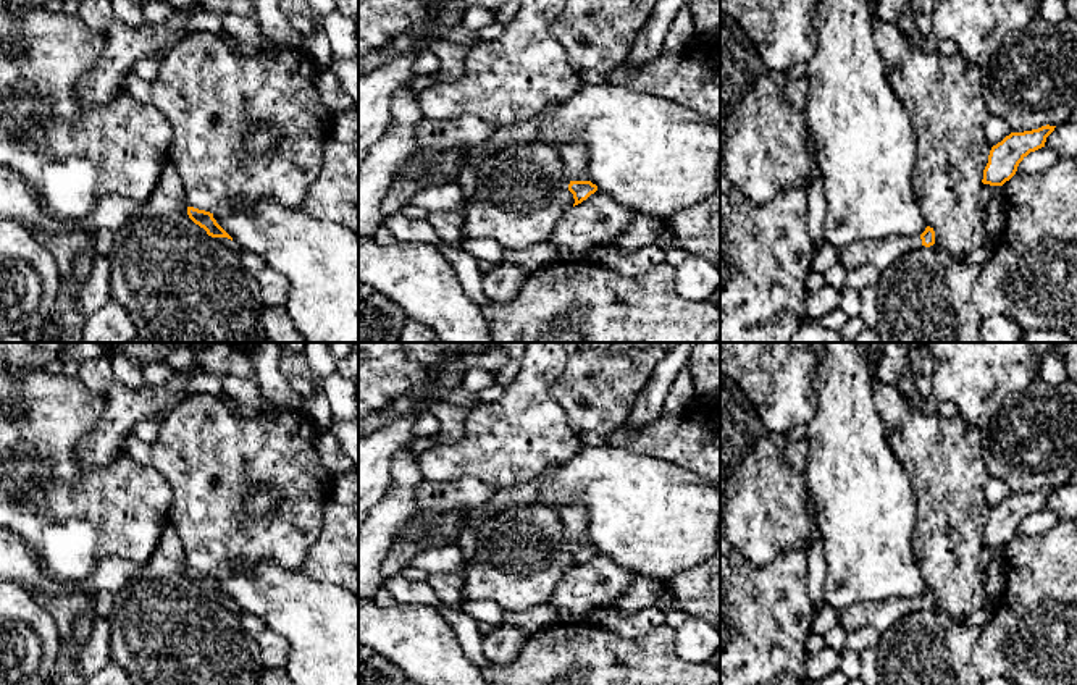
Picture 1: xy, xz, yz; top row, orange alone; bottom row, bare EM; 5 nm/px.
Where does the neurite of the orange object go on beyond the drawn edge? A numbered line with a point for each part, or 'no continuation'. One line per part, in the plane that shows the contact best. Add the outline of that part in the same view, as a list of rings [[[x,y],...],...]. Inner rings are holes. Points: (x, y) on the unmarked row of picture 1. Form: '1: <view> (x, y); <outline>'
1: xz (575, 521); [[[568,504],[559,512],[572,543],[588,543],[588,515],[578,504]]]

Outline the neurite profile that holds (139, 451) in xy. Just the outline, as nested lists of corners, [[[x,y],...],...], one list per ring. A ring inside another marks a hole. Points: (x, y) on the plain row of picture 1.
[[[134,433],[126,436],[126,454],[139,464],[150,465],[150,444],[140,441]]]

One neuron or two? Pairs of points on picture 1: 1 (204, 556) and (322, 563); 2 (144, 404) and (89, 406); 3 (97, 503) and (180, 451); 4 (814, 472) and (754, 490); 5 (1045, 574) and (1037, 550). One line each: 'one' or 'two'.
1: two
2: two
3: two
4: two
5: one

